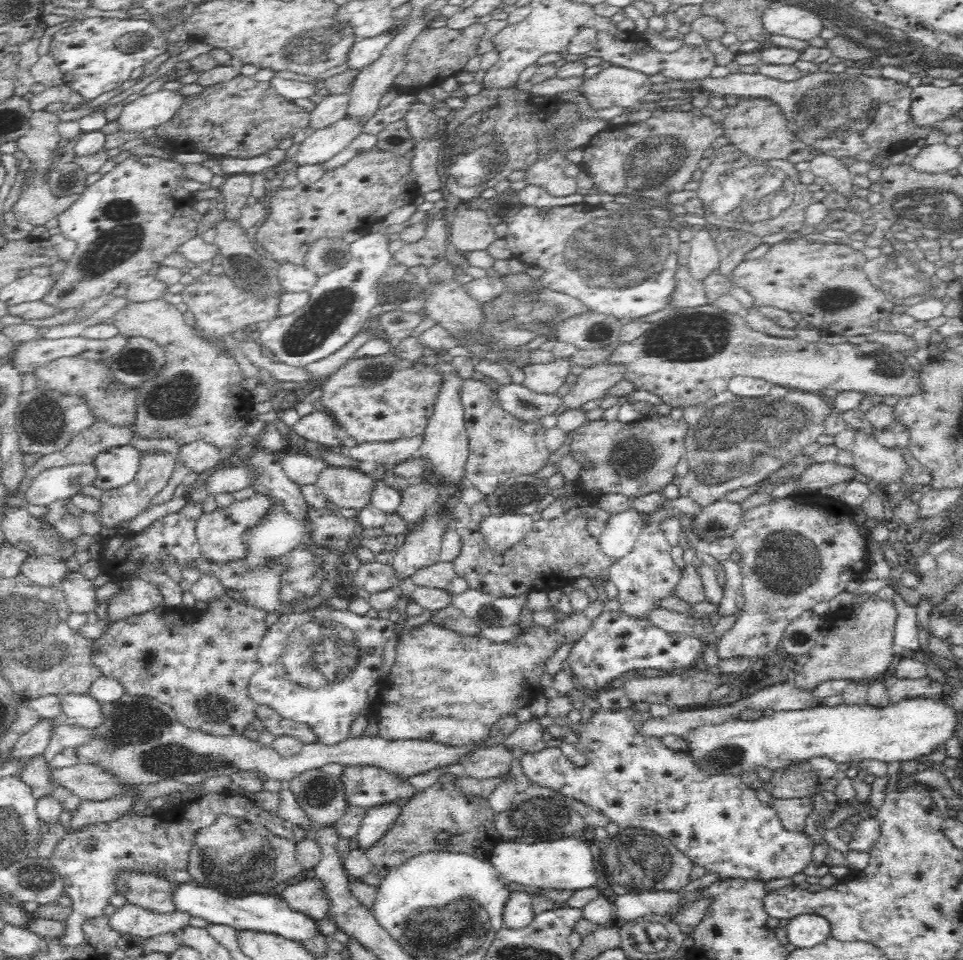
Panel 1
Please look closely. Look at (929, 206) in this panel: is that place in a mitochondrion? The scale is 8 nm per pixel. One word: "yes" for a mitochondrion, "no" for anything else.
yes

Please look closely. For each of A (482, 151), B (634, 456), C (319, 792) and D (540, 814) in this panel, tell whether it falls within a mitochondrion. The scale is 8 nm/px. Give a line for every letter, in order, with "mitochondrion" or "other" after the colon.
A: mitochondrion
B: mitochondrion
C: mitochondrion
D: mitochondrion

